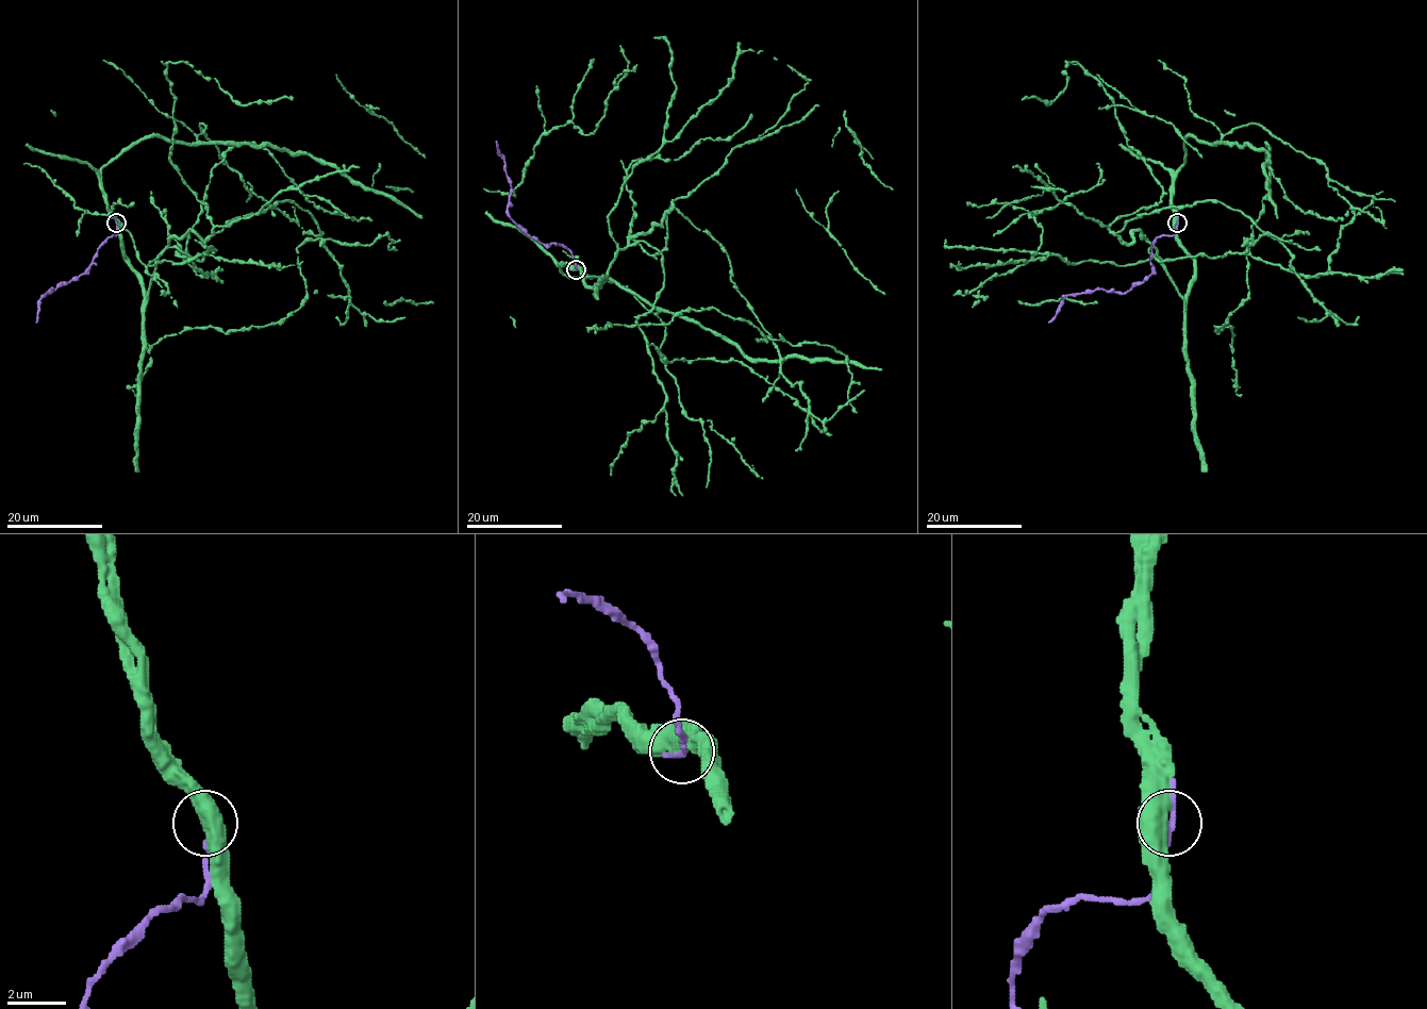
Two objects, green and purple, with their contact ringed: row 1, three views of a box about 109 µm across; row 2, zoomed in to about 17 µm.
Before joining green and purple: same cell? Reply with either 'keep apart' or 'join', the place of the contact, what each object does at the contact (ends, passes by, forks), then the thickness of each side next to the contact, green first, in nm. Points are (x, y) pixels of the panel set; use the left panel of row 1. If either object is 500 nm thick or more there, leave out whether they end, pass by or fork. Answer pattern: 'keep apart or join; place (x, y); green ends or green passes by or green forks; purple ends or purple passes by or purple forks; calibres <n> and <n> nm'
join; place (116, 222); green passes by; purple passes by; calibres 460 and 200 nm

